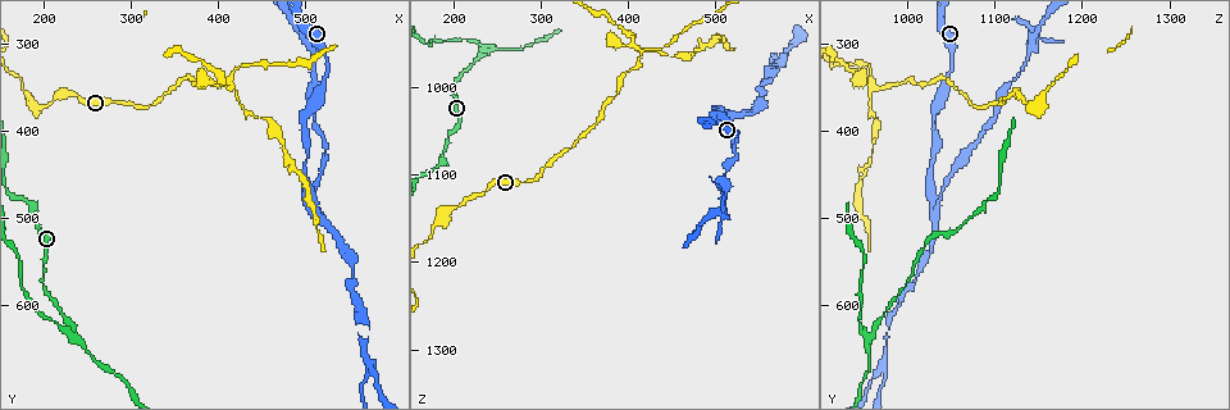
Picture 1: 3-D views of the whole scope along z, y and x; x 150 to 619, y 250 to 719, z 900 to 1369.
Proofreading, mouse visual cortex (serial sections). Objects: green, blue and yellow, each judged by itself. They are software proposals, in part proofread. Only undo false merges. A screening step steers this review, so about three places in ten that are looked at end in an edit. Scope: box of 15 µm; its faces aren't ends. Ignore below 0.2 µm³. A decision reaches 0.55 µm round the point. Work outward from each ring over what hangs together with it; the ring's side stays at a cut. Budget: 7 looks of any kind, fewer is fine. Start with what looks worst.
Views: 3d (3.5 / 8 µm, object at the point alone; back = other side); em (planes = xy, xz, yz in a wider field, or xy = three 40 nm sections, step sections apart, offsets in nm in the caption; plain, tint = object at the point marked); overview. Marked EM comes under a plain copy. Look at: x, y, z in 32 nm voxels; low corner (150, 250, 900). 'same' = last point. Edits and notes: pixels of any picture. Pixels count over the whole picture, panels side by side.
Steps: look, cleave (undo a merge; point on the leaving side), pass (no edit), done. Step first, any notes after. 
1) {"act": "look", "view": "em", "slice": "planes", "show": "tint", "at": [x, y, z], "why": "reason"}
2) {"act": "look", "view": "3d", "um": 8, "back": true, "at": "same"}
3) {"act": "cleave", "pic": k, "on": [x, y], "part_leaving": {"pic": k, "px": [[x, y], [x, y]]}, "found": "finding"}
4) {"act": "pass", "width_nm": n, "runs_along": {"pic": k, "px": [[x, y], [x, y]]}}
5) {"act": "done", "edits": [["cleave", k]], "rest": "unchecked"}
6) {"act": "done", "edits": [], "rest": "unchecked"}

{"act": "look", "view": "3d", "um": 8, "at": [415, 350, 965], "why": "abrupt turn"}

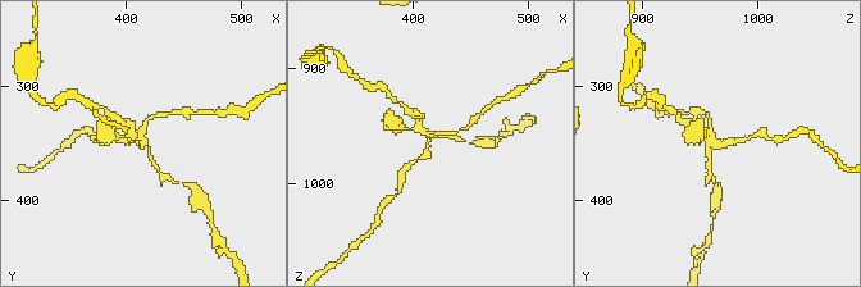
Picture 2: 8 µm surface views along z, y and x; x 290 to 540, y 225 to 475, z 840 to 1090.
{"act": "look", "view": "3d", "um": 3.5, "at": [414, 350, 960], "why": "zoom in"}

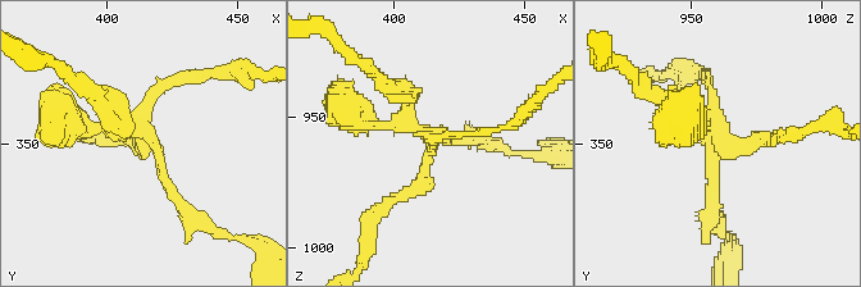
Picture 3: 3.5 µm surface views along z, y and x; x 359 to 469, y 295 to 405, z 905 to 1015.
{"act": "cleave", "pic": 3, "on": [122, 113], "part_leaving": {"pic": 3, "px": [[413, 128], [350, 109], [337, 118]]}, "found": "two cells meet here"}

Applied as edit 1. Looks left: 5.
{"act": "look", "view": "overview"}

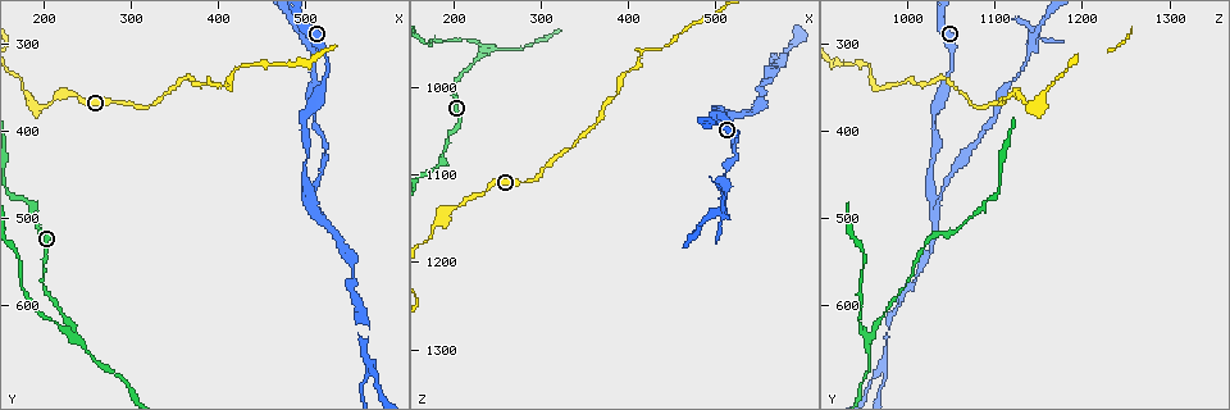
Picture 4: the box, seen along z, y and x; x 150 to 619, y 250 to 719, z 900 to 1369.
{"act": "look", "view": "3d", "um": 3.5, "at": [505, 480, 1025], "why": "sharp bend"}

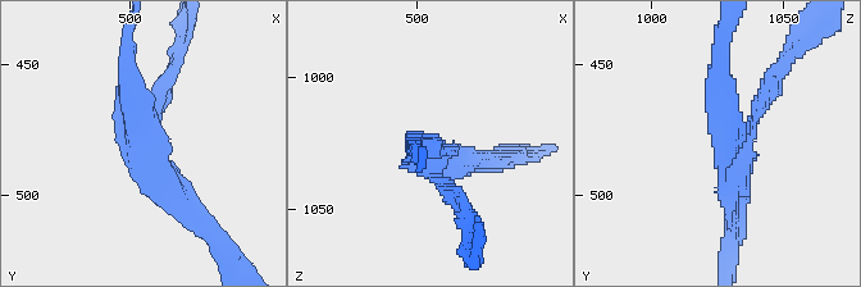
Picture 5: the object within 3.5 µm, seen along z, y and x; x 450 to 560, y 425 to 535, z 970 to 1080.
{"act": "look", "view": "em", "slice": "xy", "step": 1, "show": "tint", "at": [507, 478, 1030], "why": "need the tissue"}

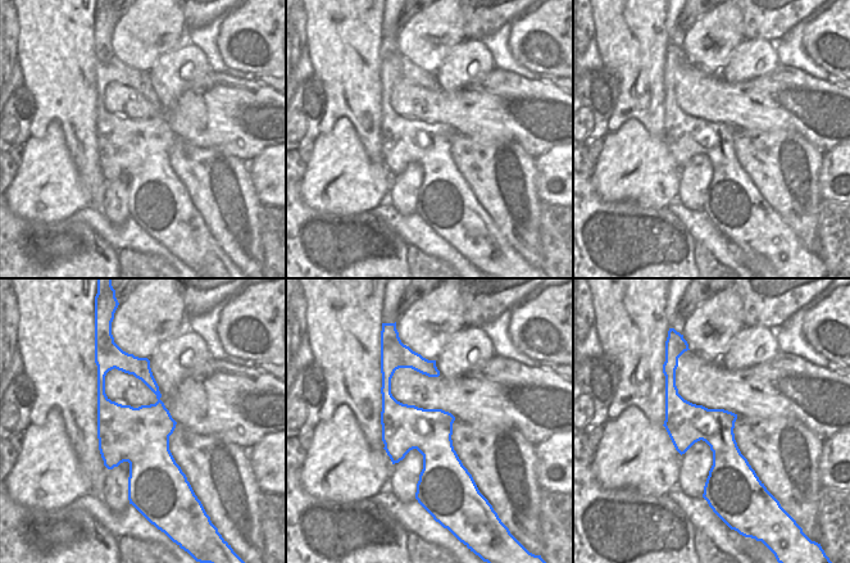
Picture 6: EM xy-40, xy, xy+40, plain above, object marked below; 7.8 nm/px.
{"act": "pass", "arms": 3, "runs_along": {"pic": 5, "px": [[123, 69], [127, 117], [194, 210]]}, "found": "one cell here"}

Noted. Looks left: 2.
{"act": "look", "view": "3d", "um": 3.5, "back": true, "at": [230, 630, 960], "why": "a fork"}

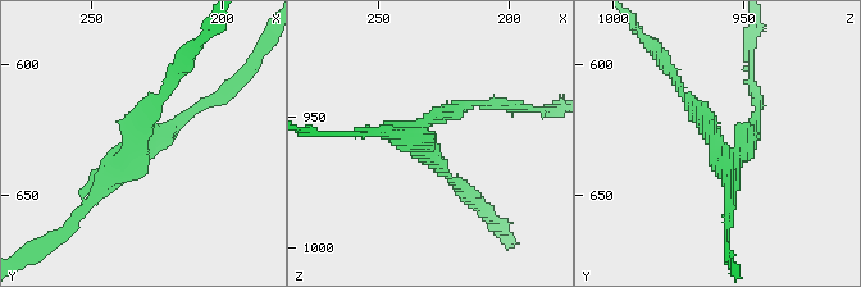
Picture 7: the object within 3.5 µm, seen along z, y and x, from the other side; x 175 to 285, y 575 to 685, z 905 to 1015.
{"act": "look", "view": "em", "slice": "xy", "step": 2, "show": "tint", "at": [231, 632, 959], "arms": 3, "arm_widths_nm": [150, 150, 200], "why": "need the tissue"}

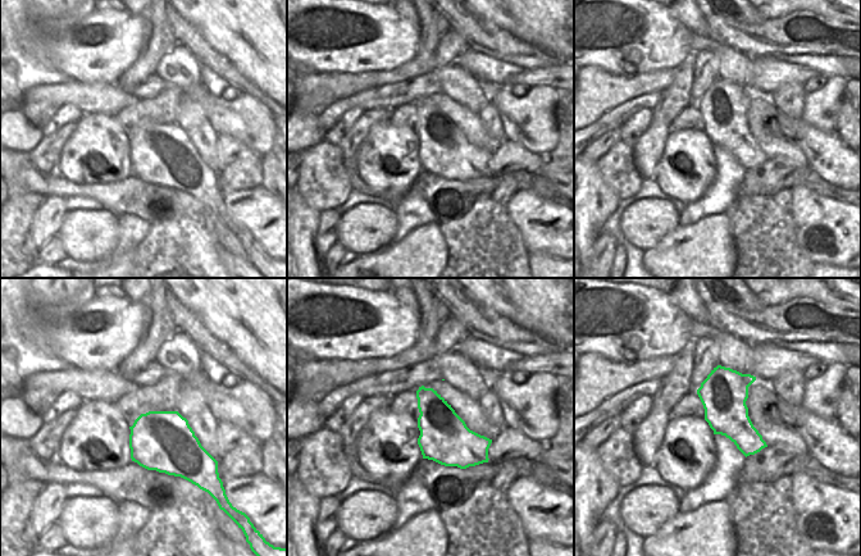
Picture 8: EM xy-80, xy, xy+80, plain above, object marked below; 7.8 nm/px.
{"act": "cleave", "pic": 7, "on": [176, 122], "part_leaving": {"pic": 7, "px": [[150, 144], [245, 77]]}, "found": "a second cell is stuck on"}

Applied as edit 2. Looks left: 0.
{"act": "done", "edits": [["cleave", 3], ["cleave", 7]], "rest": "unchecked"}

